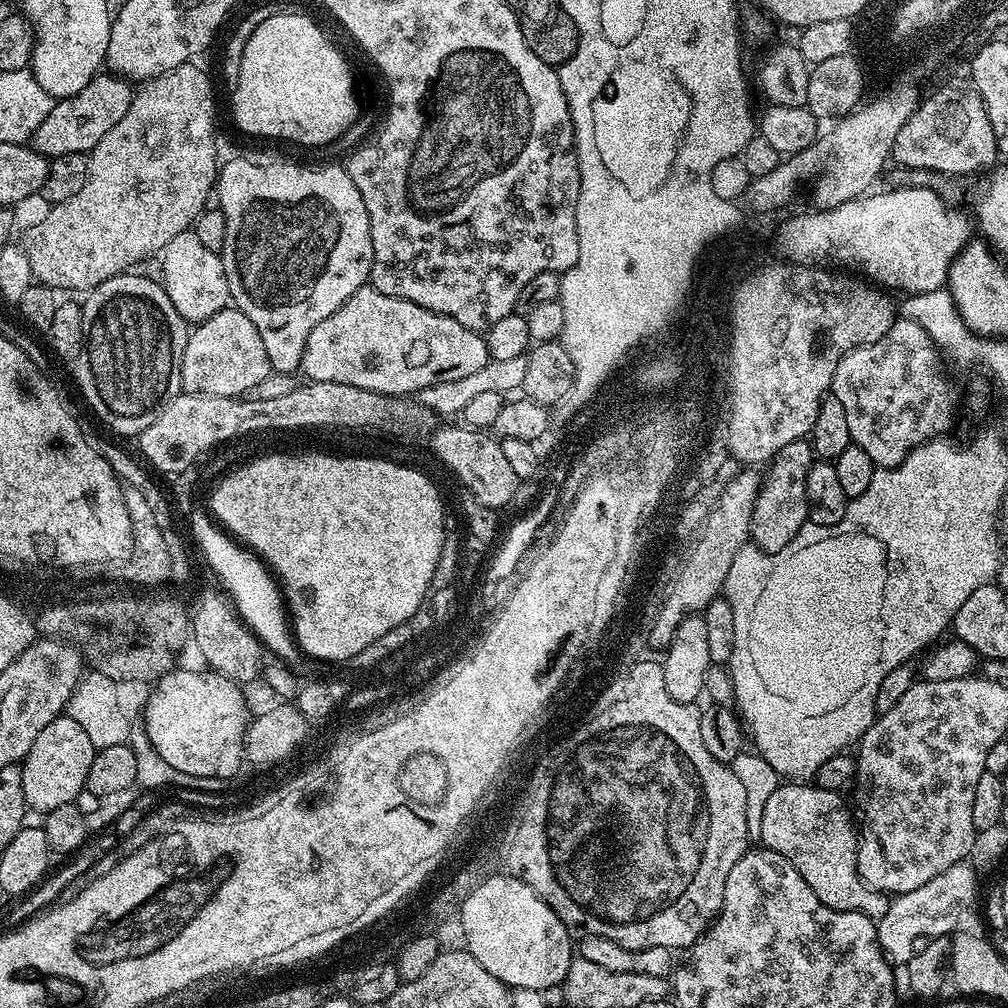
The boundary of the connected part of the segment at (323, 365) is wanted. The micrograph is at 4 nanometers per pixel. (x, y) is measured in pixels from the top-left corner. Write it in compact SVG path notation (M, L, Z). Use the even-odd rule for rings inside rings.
M365 286L358 289L342 307L334 310L334 314L330 314L330 318L322 318L322 322L318 322L318 326L314 326L314 330L310 330L310 334L304 343L304 353L300 359L299 371L301 373L305 372L308 375L305 377L309 381L342 382L342 386L358 386L362 390L374 390L378 394L408 398L413 394L418 394L426 386L434 386L438 382L455 382L457 378L462 378L466 374L475 374L482 366L486 366L486 362L489 359L488 347L481 333L462 326L462 322L454 322L454 318L431 312L414 302L406 302L402 298L394 298L390 294L382 294L377 288Z

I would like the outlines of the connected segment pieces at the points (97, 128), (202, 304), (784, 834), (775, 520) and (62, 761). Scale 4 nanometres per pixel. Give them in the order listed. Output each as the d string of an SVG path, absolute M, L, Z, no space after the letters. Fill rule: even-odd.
M97 74L89 84L82 86L82 90L78 90L78 94L57 99L46 120L35 130L30 141L31 147L49 158L91 152L126 115L134 93L133 85L123 76L104 75Z
M184 231L170 239L159 260L164 271L162 283L166 294L170 302L174 302L174 310L178 310L189 325L201 324L206 318L218 314L218 310L229 307L228 283L221 253L206 250L195 231Z
M780 782L760 808L759 843L782 854L826 906L861 912L878 922L886 914L890 900L885 893L866 886L858 874L858 828L844 799L841 793L818 788L812 782Z
M803 439L787 441L767 465L768 473L766 471L763 473L760 493L754 506L750 537L751 543L763 552L777 552L790 546L798 530L802 530L802 526L809 523L810 505L806 478L810 474L813 463L812 445L807 439Z
M61 714L34 738L34 746L24 755L22 770L22 794L24 803L39 814L58 810L58 806L75 804L78 794L85 791L90 774L90 762L94 762L98 749L90 742L90 734L67 714Z

